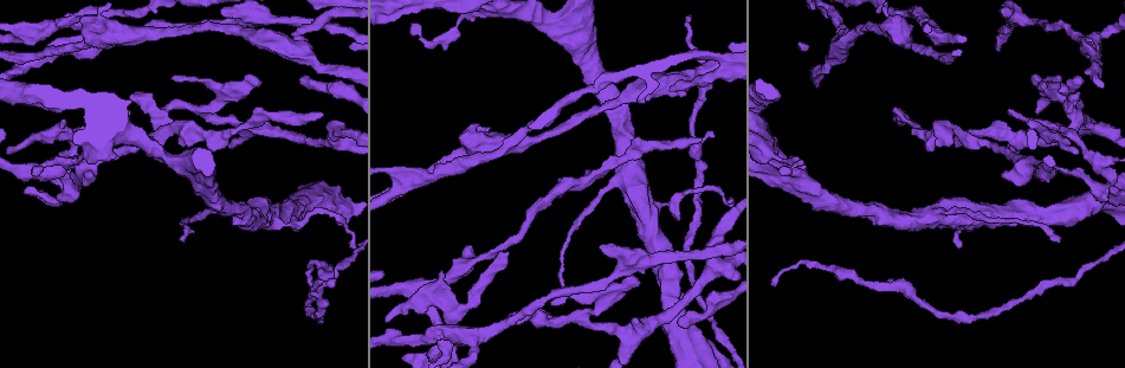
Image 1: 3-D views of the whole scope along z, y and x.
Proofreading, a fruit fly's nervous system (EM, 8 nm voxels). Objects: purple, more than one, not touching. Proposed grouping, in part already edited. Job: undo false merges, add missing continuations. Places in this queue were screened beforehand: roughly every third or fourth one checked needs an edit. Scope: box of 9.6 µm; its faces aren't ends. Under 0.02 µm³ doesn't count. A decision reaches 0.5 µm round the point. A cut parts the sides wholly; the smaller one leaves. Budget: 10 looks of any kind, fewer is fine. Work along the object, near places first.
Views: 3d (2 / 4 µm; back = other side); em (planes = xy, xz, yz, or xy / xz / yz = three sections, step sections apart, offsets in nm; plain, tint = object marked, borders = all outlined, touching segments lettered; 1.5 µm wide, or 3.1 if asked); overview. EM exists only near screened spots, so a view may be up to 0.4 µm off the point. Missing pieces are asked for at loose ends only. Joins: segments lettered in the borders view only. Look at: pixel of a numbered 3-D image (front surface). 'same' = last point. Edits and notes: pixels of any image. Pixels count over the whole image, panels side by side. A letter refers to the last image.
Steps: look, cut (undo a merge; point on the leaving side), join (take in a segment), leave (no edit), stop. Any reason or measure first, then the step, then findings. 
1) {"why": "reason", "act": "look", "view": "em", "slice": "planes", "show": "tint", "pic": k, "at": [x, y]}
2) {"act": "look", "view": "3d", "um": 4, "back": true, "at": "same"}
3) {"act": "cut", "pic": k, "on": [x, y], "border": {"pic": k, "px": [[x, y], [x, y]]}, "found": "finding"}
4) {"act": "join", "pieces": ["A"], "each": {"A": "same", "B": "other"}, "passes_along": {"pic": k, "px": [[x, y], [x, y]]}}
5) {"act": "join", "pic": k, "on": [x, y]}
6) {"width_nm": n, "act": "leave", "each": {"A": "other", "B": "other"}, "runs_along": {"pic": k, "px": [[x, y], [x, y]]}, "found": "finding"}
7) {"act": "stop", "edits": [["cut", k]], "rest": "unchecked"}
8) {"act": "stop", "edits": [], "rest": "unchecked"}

{"why": "branch stops here", "act": "look", "view": "em", "slice": "xy", "step": 8, "show": "tint", "pic": 1, "at": [311, 285]}

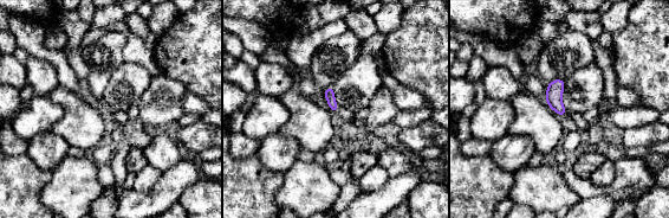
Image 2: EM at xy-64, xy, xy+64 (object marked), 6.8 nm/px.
{"why": "cut it another way", "act": "look", "view": "em", "slice": "planes", "show": "borders", "at": "same"}

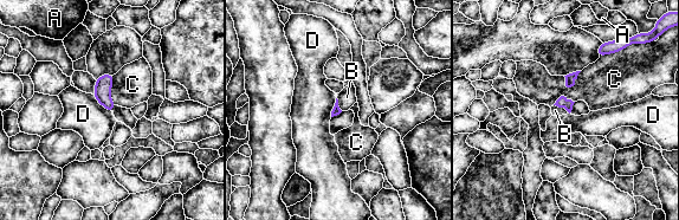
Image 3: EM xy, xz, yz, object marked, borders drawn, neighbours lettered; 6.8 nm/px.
{"act": "join", "pieces": ["B"], "each": {"A": "other", "B": "same", "C": "other", "D": "other"}, "passes_along": {"pic": 3, "px": [[562, 102], [562, 107], [555, 110]]}, "found": "it goes on there"}

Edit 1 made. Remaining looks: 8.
{"why": "calibre changes", "act": "look", "view": "3d", "um": 4, "pic": 1, "at": [92, 152]}

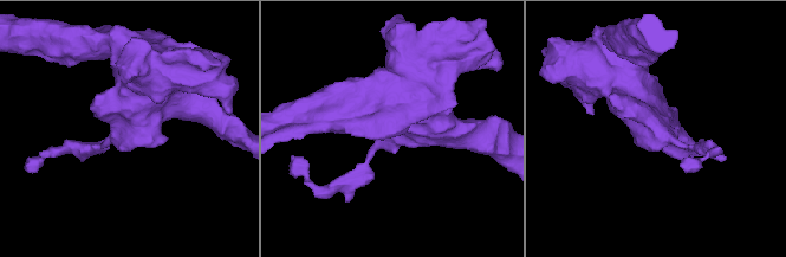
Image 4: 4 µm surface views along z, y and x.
{"why": "shape alone is not enough", "act": "look", "view": "em", "slice": "planes", "show": "borders", "pic": 4, "at": [659, 133]}

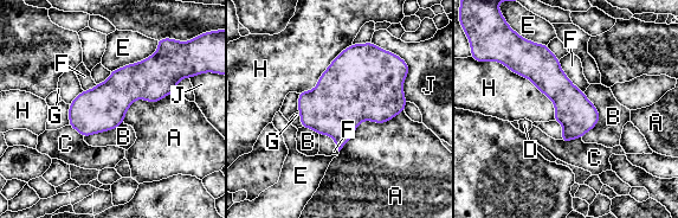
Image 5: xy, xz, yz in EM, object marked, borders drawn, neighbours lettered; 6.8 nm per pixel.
{"longest_contact_nm": ["A", 550], "act": "leave", "each": {"A": "other", "B": "other", "C": "other", "D": "other", "E": "other", "F": "other", "G": "other", "H": "other", "J": "other"}, "runs_along": {"pic": 5, "px": [[178, 77], [130, 82], [71, 122]]}, "found": "one neuron here"}

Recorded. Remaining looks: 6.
{"why": "tapers out", "act": "look", "view": "em", "slice": "planes", "show": "plain", "pic": 1, "at": [894, 109]}

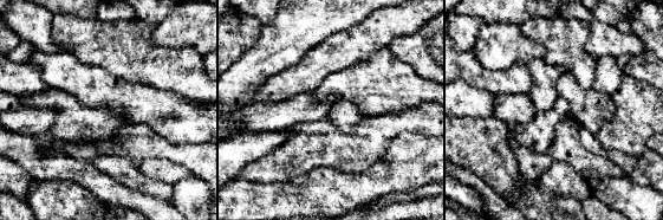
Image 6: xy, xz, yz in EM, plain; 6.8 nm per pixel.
{"act": "look", "view": "em", "slice": "planes", "show": "borders", "at": "same"}

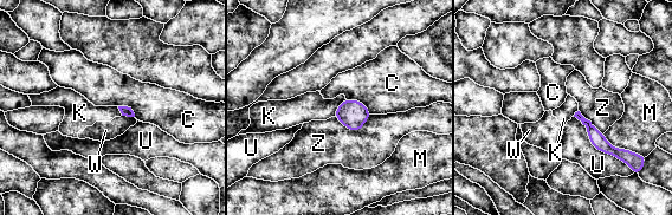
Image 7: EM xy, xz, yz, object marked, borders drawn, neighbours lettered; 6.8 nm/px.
{"act": "leave", "each": {"C": "other", "K": "other", "M": "other", "U": "other", "W": "other", "Z": "other"}, "runs_along": {"pic": 7, "px": [[587, 123], [615, 151]]}, "found": "no lettered segment goes on from it"}

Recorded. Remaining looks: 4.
{"why": "thin end", "act": "look", "view": "em", "slice": "yz", "step": 4, "show": "borders", "pic": 1, "at": [183, 242]}

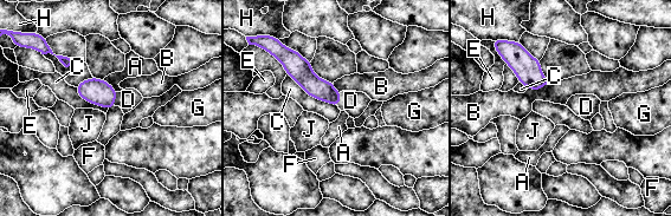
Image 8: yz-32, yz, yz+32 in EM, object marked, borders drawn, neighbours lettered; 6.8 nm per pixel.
{"act": "join", "pieces": ["D"], "each": {"A": "other", "B": "other", "C": "other", "D": "same", "E": "other", "F": "other", "G": "other", "H": "other", "J": "other"}, "passes_along": {"pic": 8, "px": [[313, 85], [340, 99], [354, 103]]}, "found": "the neuron continues"}

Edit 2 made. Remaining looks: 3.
{"act": "stop", "edits": [["join", 3], ["join", 8]], "rest": "unchecked"}

